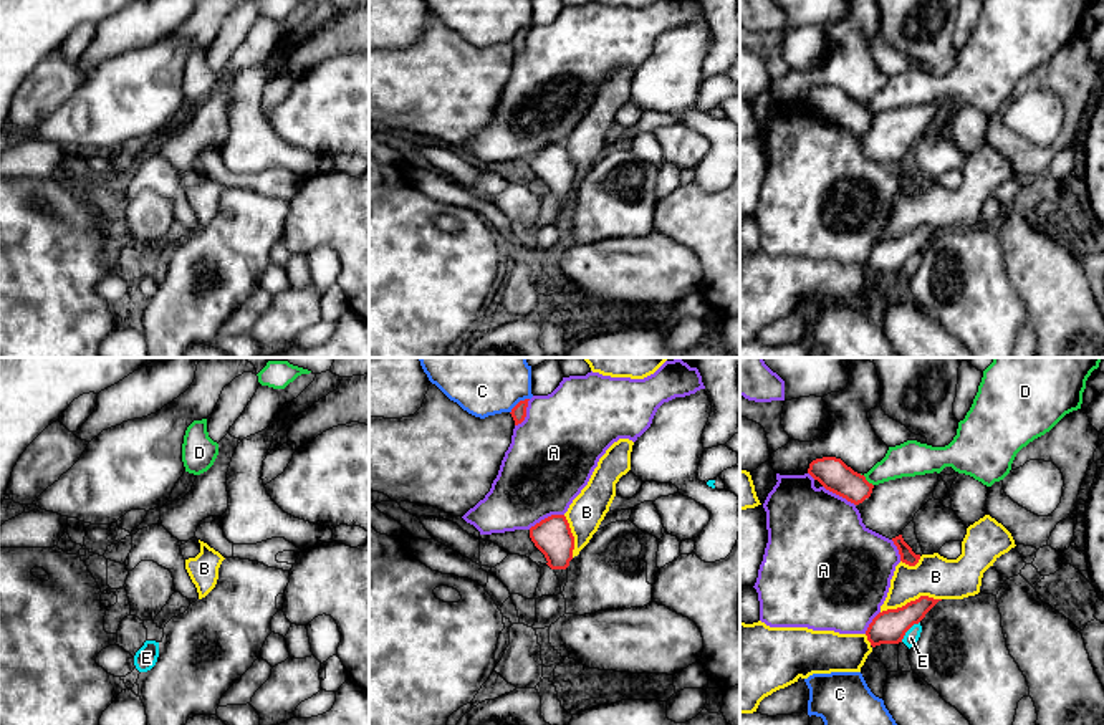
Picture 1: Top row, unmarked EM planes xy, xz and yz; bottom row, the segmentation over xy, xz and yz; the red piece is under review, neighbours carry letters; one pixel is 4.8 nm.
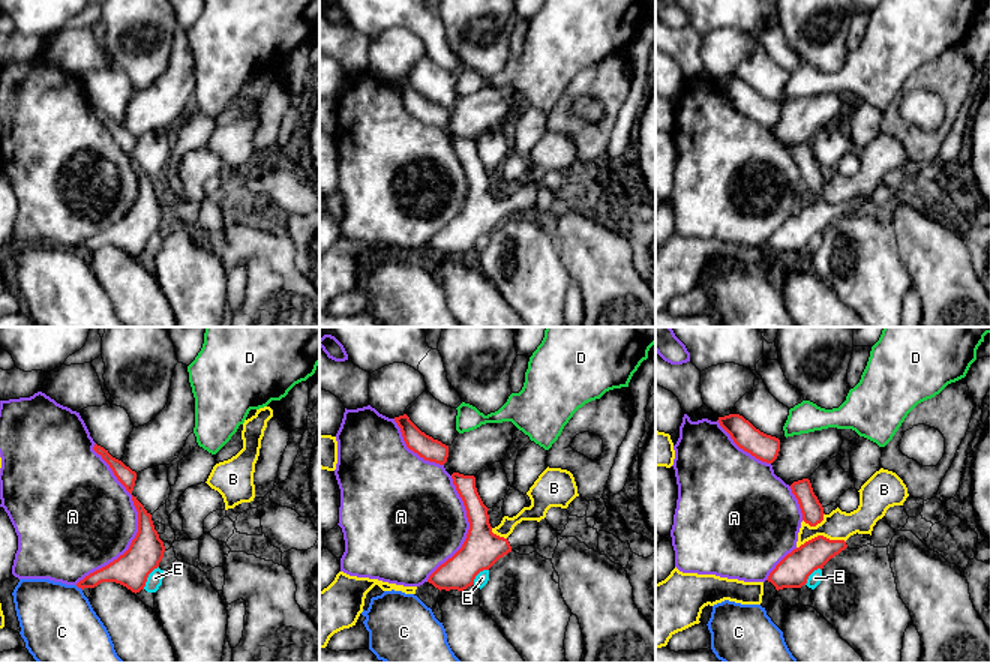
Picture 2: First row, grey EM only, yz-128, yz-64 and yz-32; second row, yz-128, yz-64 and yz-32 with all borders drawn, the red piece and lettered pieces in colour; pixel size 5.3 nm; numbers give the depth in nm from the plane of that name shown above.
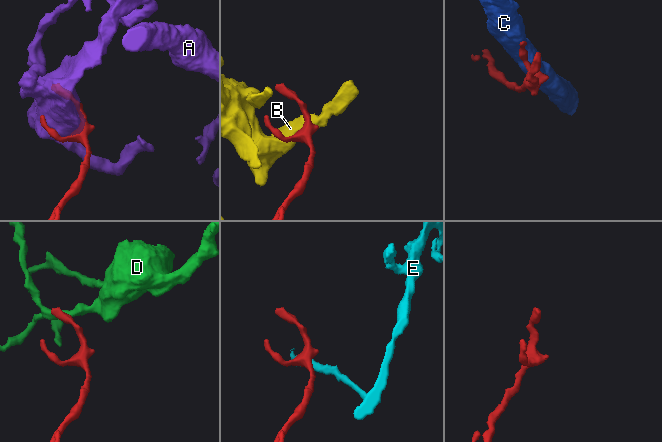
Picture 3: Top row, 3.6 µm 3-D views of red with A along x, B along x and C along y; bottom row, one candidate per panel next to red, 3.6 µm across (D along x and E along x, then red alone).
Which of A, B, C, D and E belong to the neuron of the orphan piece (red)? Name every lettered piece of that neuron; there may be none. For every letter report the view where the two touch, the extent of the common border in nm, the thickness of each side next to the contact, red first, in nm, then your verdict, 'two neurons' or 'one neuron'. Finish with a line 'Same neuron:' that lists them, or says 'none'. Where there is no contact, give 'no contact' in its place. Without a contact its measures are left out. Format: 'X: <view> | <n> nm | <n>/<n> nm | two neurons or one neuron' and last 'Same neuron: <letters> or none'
A: xz | 190 nm | 180/400 nm | two neurons
B: yz | 300 nm | 160/200 nm | two neurons
C: xz | 120 nm | 80/220 nm | two neurons
D: yz | 90 nm | 160/170 nm | two neurons
E: yz | 140 nm | 160/70 nm | two neurons
Same neuron: none

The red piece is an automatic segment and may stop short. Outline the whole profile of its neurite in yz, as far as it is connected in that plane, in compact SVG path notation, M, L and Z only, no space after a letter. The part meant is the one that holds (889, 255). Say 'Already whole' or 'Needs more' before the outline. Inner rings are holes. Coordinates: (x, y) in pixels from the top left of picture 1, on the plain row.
Already whole. M920 225L902 237L879 242L866 260L867 270L872 276L902 271L905 262L919 253L938 230L942 228Z

